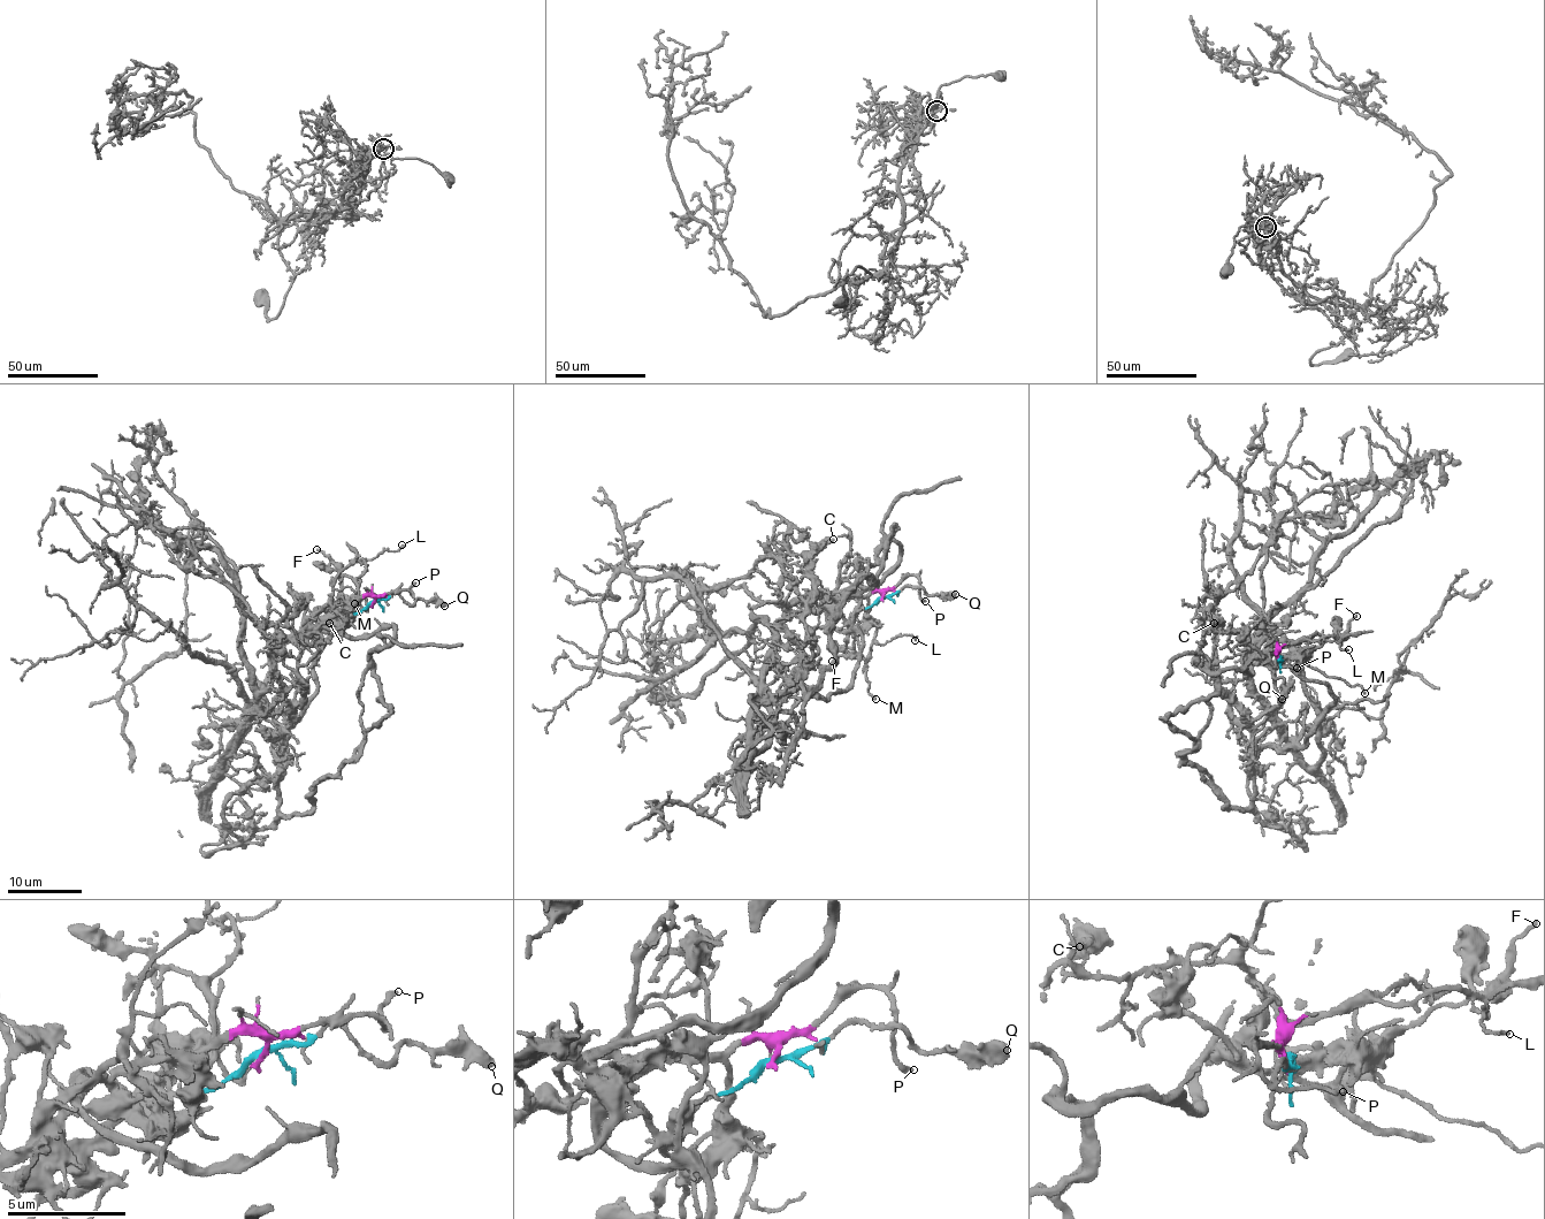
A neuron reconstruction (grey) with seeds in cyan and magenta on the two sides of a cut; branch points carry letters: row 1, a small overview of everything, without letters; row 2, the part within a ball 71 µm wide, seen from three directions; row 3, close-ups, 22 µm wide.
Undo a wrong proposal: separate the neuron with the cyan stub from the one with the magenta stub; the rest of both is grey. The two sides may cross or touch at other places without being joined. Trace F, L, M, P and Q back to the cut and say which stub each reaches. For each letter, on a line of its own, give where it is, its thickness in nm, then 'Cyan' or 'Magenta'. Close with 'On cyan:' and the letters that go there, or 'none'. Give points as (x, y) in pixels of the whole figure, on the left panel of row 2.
F: Place: (316, 549). Thickness 120 nm. Cyan
L: Place: (402, 545). Thickness 120 nm. Magenta
M: Place: (354, 603). Thickness 140 nm. Cyan
P: Place: (415, 583). Thickness 220 nm. Magenta
Q: Place: (444, 606). Thickness 400 nm. Cyan
On cyan: F, M, Q

